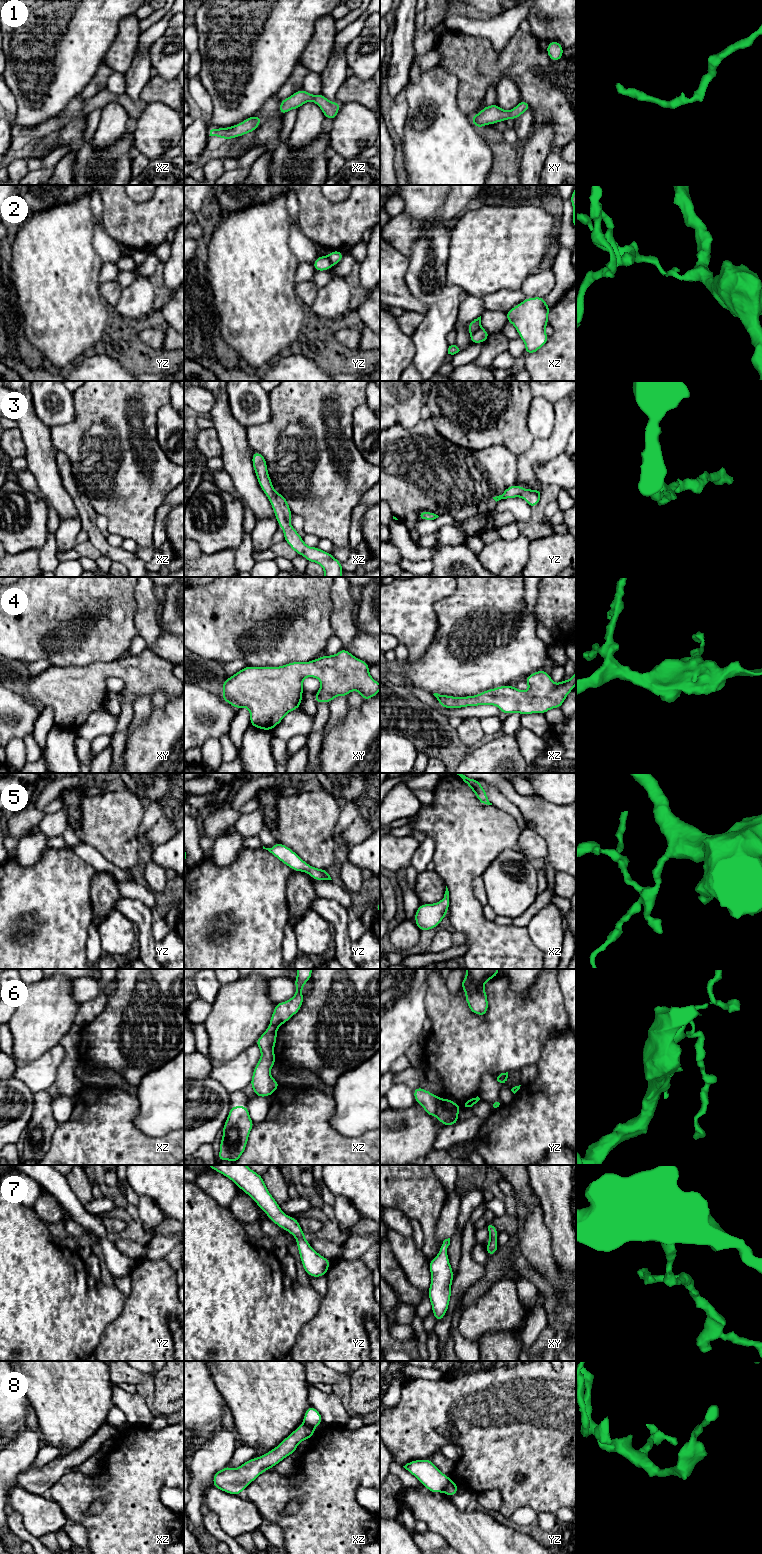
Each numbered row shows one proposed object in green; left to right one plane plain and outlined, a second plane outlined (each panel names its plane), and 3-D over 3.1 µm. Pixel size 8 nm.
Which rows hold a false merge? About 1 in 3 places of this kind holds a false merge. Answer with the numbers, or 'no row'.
2, 6, 8

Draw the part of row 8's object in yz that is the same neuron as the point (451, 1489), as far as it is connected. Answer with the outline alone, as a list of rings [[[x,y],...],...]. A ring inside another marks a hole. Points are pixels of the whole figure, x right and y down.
[[[450,1480],[450,1482],[447,1484],[447,1486],[444,1489],[444,1493],[447,1496],[453,1496],[458,1493],[458,1486],[453,1480]]]

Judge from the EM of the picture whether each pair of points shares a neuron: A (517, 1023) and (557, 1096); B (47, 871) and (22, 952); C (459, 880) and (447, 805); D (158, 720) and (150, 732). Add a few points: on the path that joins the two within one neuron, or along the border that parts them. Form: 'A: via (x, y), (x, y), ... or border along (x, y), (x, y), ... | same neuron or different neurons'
A: border along (547, 1039), (536, 1064) | different neurons
B: via (47, 891), (47, 907), (41, 914), (37, 932) | same neuron
C: via (459, 861), (459, 824) | same neuron
D: via (158, 723), (153, 729) | same neuron

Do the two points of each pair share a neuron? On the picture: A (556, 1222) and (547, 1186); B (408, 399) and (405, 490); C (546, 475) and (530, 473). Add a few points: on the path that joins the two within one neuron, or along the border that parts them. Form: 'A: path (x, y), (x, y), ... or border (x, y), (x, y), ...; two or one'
A: path (556, 1213), (555, 1195); one
B: border (421, 419), (408, 428), (404, 428), (398, 423); two
C: border (553, 458), (534, 467), (542, 484); two

